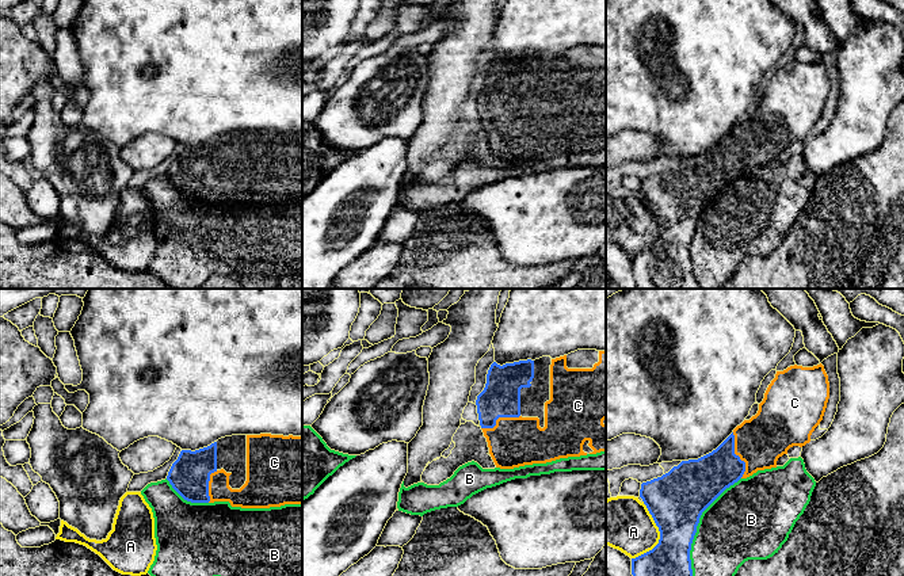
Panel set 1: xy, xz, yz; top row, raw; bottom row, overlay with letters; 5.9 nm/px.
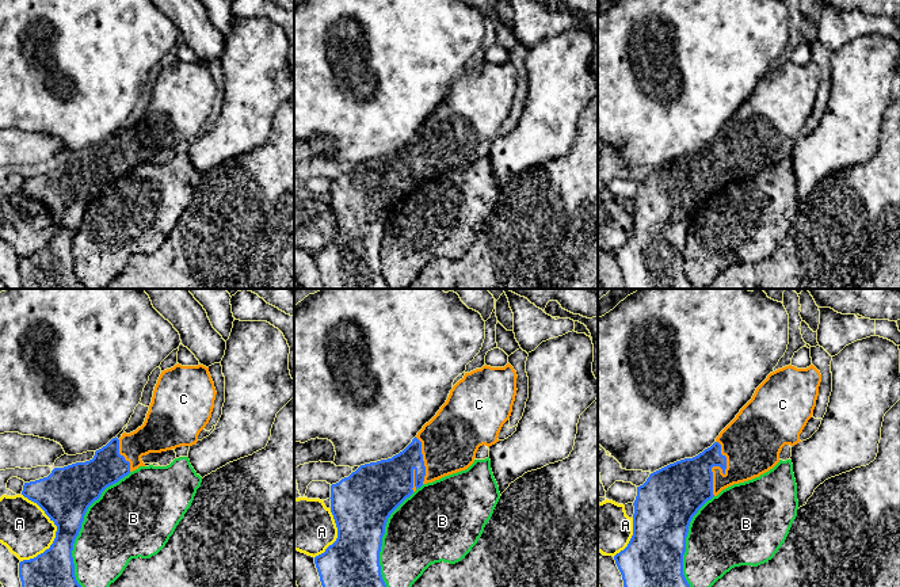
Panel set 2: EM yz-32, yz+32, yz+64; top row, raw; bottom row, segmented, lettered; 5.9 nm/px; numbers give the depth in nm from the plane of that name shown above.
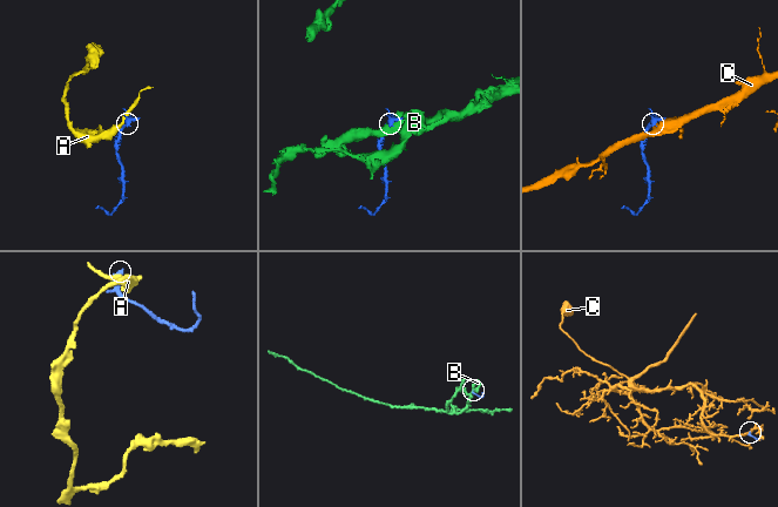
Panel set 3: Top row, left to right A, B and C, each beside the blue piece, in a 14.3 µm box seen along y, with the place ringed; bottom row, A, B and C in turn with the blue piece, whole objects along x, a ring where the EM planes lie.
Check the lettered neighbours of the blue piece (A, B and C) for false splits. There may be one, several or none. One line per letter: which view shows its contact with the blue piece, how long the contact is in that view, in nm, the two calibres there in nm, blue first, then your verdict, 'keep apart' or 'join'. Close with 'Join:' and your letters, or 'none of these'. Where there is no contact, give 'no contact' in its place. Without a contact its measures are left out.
A: contact in yz; length 360 nm; calibres 340 and 320 nm; keep apart
B: contact in yz; length 650 nm; calibres 340 and 420 nm; keep apart
C: contact in yz; length 280 nm; calibres 260 and 300 nm; join
Join: C

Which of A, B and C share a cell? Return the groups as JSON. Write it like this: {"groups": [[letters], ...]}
{"groups": [["A"], ["B"], ["C"]]}

